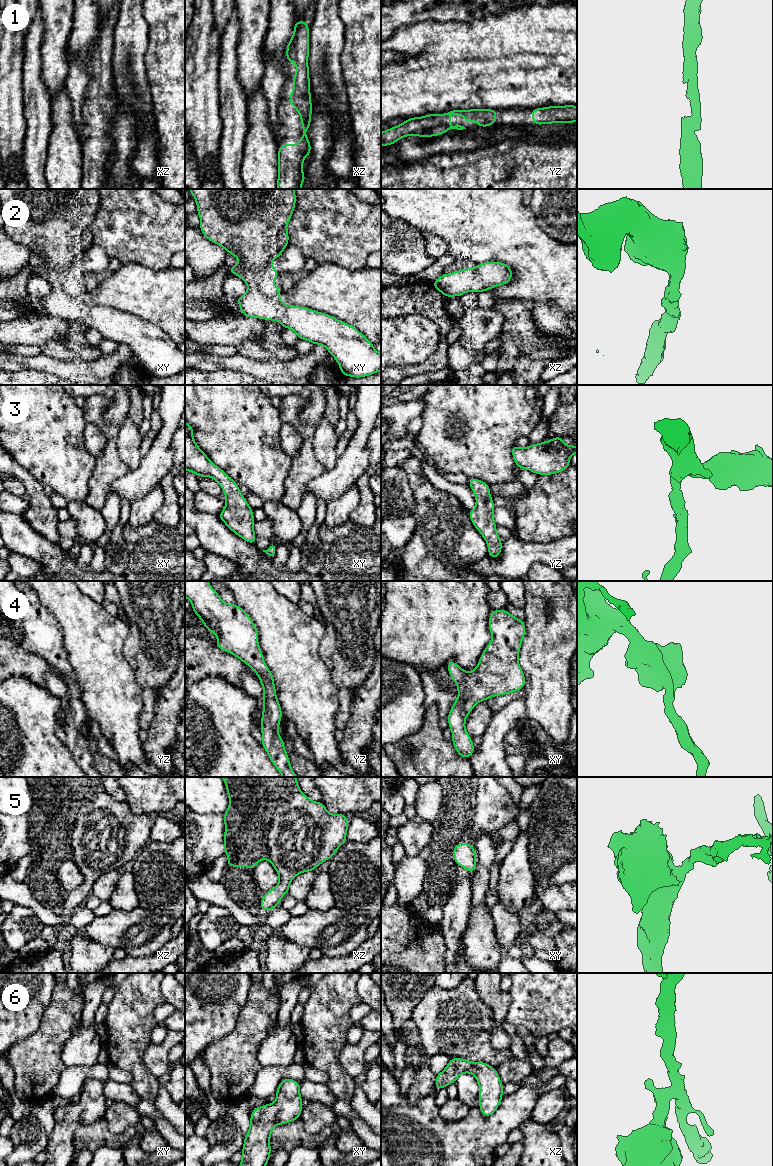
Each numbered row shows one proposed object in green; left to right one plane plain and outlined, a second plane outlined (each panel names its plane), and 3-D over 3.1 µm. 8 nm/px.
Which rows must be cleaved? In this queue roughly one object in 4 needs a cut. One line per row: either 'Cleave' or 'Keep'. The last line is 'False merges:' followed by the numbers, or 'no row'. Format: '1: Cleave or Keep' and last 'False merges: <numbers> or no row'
1: Keep
2: Keep
3: Keep
4: Keep
5: Keep
6: Keep
False merges: no row

